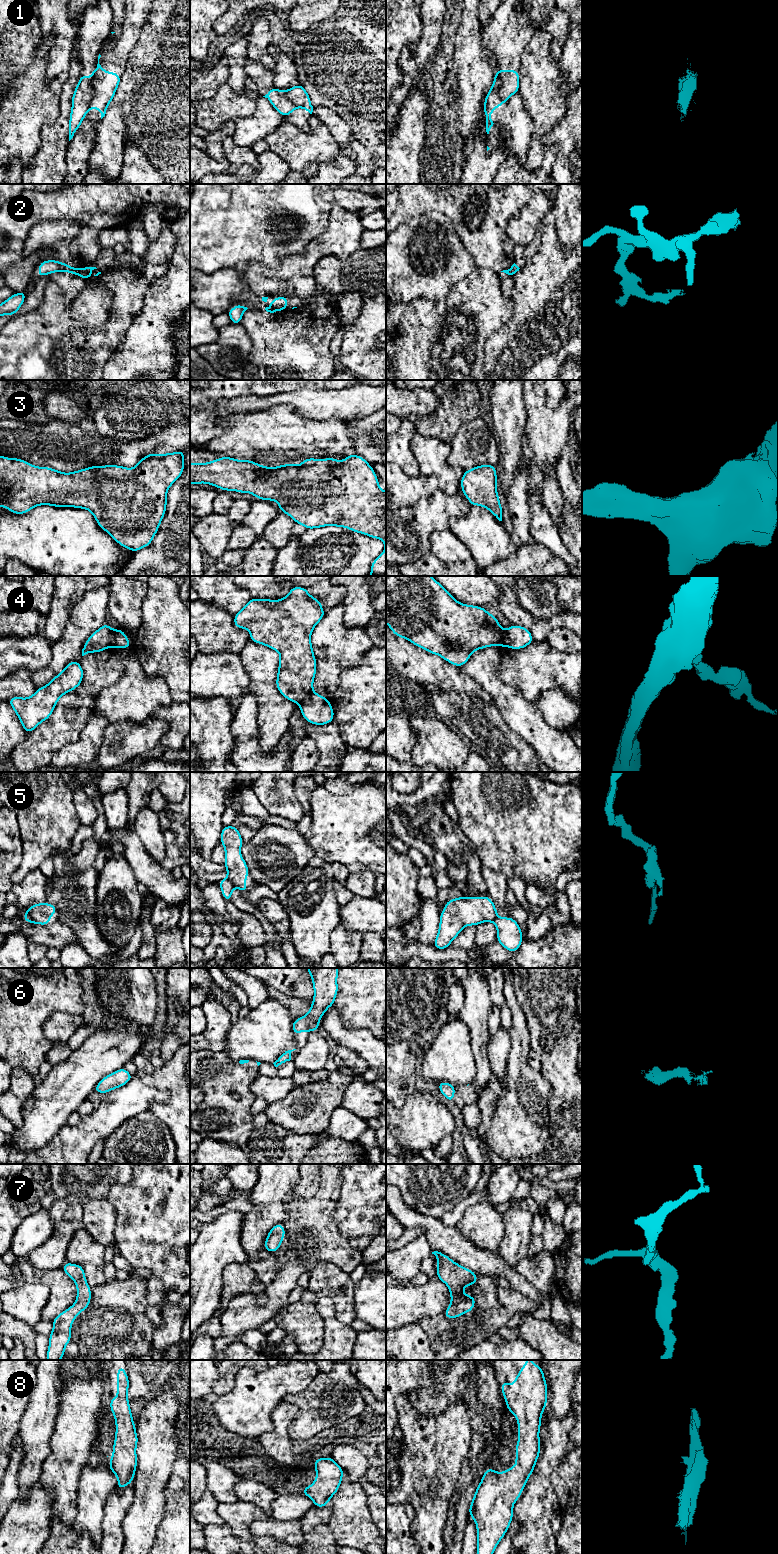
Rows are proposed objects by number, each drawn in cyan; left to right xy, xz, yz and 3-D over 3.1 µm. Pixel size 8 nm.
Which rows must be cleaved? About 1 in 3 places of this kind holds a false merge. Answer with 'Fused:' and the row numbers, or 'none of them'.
Fused: 1, 2, 4, 5

